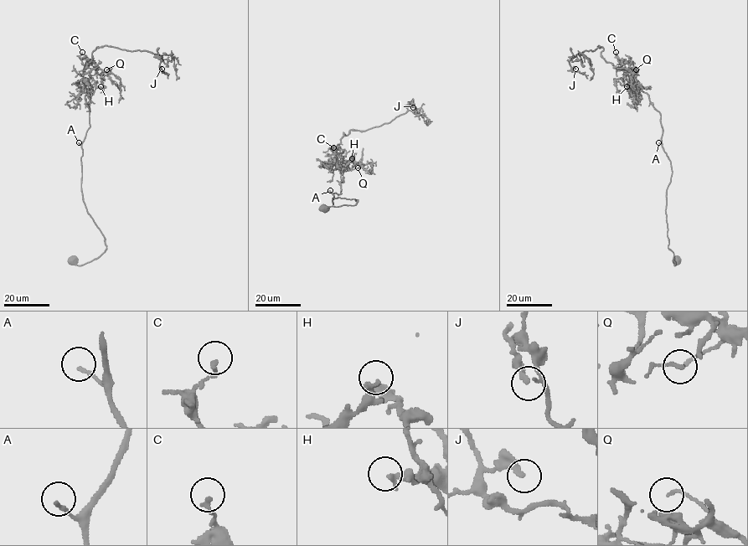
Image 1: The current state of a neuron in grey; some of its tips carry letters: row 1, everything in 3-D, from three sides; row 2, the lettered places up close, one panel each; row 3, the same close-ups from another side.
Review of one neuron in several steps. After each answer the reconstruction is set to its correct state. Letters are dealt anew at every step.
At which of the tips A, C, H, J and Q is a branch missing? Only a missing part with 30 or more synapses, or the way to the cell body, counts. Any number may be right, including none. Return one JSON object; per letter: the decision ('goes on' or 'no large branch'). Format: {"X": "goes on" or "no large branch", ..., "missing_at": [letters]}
{"A": "no large branch", "C": "no large branch", "H": "no large branch", "J": "no large branch", "Q": "no large branch", "missing_at": []}

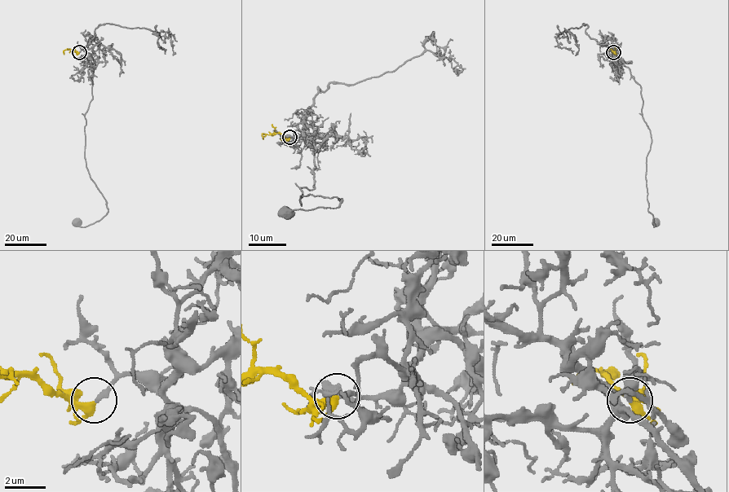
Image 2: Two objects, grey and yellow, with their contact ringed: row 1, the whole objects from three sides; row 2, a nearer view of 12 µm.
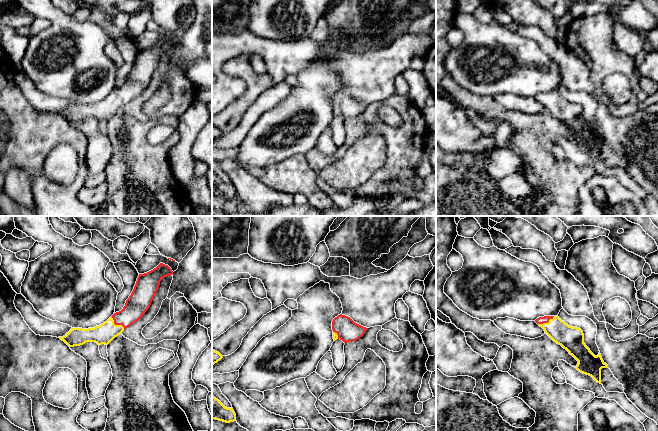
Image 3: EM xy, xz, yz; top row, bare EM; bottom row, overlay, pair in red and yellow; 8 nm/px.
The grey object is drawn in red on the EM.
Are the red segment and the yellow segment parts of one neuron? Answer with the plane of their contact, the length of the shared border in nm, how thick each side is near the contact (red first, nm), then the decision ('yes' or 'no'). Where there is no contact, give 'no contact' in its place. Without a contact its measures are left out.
meets red in xy; contact 160 nm long; 180 nm thick on the red side, 160 nm on the other; yes

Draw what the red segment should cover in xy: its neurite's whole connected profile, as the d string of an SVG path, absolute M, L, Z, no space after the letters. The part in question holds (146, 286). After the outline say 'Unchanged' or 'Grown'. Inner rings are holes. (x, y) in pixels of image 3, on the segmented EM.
M163 263L147 273L139 274L134 289L121 311L114 313L99 326L88 329L72 328L65 336L58 338L69 347L80 346L86 342L95 342L99 346L108 345L144 315L151 305L160 281L169 275L173 275L173 271Z. Grown

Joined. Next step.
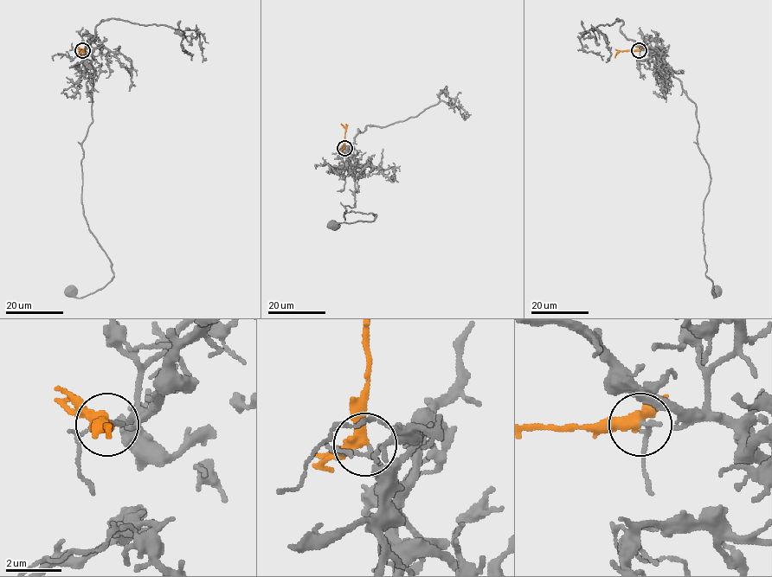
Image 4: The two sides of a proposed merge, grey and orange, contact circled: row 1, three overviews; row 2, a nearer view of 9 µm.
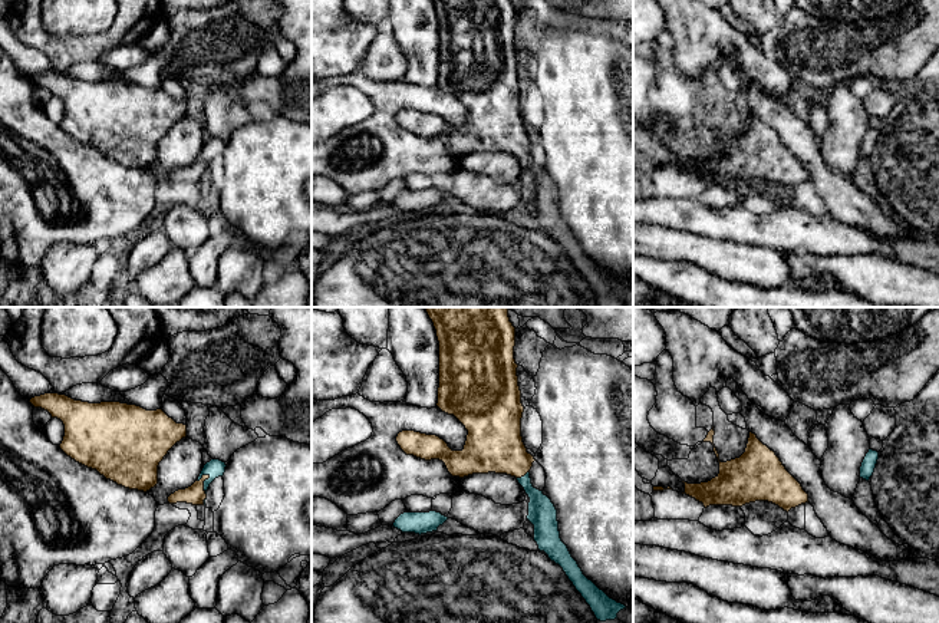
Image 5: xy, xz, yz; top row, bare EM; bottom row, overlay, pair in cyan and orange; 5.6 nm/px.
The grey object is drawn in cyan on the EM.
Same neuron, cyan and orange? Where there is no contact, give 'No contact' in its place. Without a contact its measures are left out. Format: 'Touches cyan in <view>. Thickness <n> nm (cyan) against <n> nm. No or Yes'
Touches cyan in xy. Thickness 100 nm (cyan) against 110 nm. Yes

